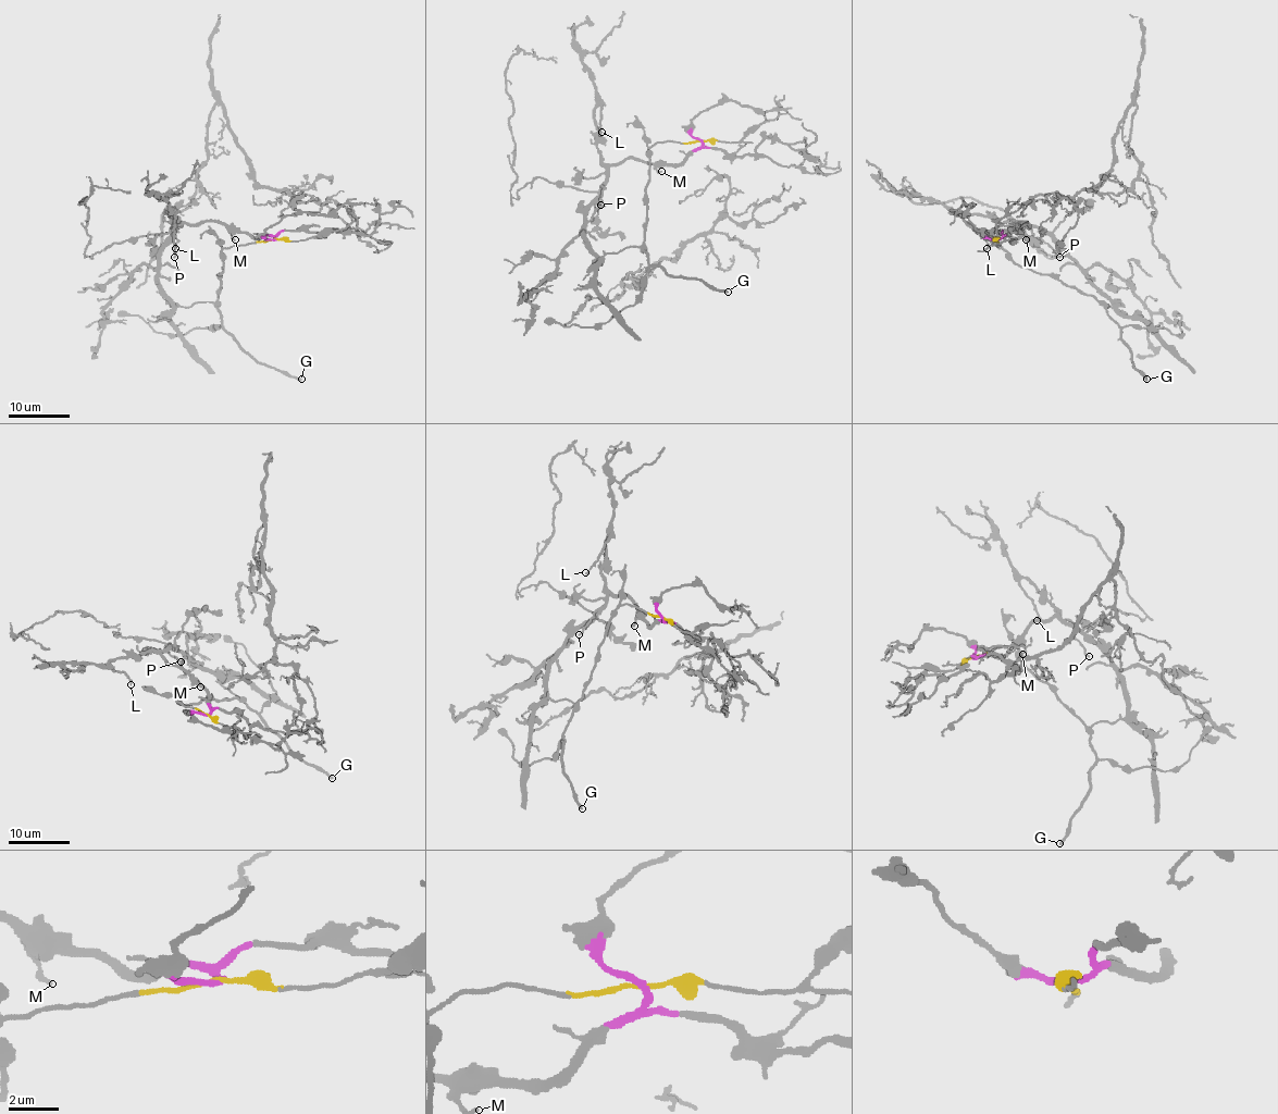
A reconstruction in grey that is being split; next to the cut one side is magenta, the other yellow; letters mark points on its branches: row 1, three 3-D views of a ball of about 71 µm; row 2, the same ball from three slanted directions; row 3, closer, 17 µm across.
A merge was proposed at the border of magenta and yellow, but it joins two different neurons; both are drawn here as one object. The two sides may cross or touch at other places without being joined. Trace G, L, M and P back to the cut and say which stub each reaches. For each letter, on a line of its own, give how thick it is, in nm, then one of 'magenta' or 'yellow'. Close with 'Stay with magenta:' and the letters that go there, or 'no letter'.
G: 240 nm | yellow
L: 190 nm | magenta
M: 170 nm | magenta
P: 170 nm | magenta
Stay with magenta: L, M, P

